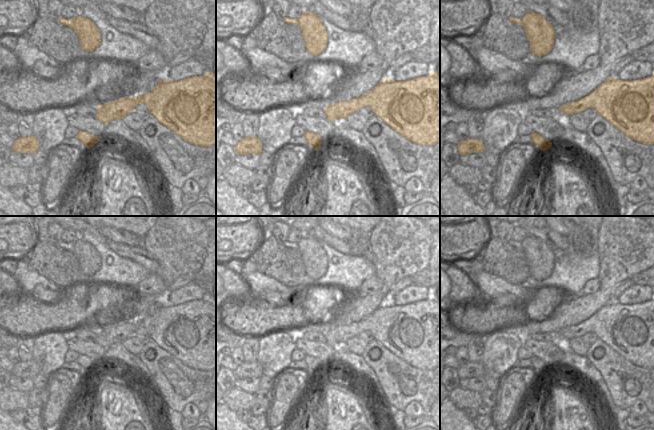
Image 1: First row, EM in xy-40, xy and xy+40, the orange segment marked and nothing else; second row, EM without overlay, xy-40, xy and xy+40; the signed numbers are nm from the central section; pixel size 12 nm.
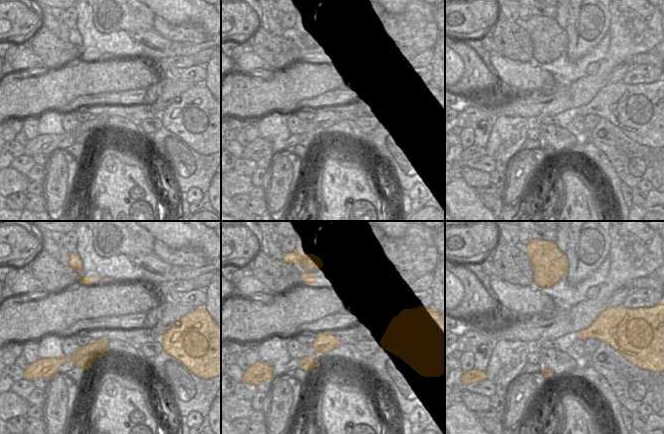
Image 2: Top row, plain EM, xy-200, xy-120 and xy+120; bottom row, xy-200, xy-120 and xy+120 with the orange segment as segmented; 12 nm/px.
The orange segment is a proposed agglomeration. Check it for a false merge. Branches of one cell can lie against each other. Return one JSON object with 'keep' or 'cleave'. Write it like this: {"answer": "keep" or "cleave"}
{"answer": "cleave"}

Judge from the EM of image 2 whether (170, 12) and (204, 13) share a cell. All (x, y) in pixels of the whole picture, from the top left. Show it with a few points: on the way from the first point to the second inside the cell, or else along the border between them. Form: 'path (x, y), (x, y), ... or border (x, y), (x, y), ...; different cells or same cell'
path (178, 12), (196, 12); same cell

